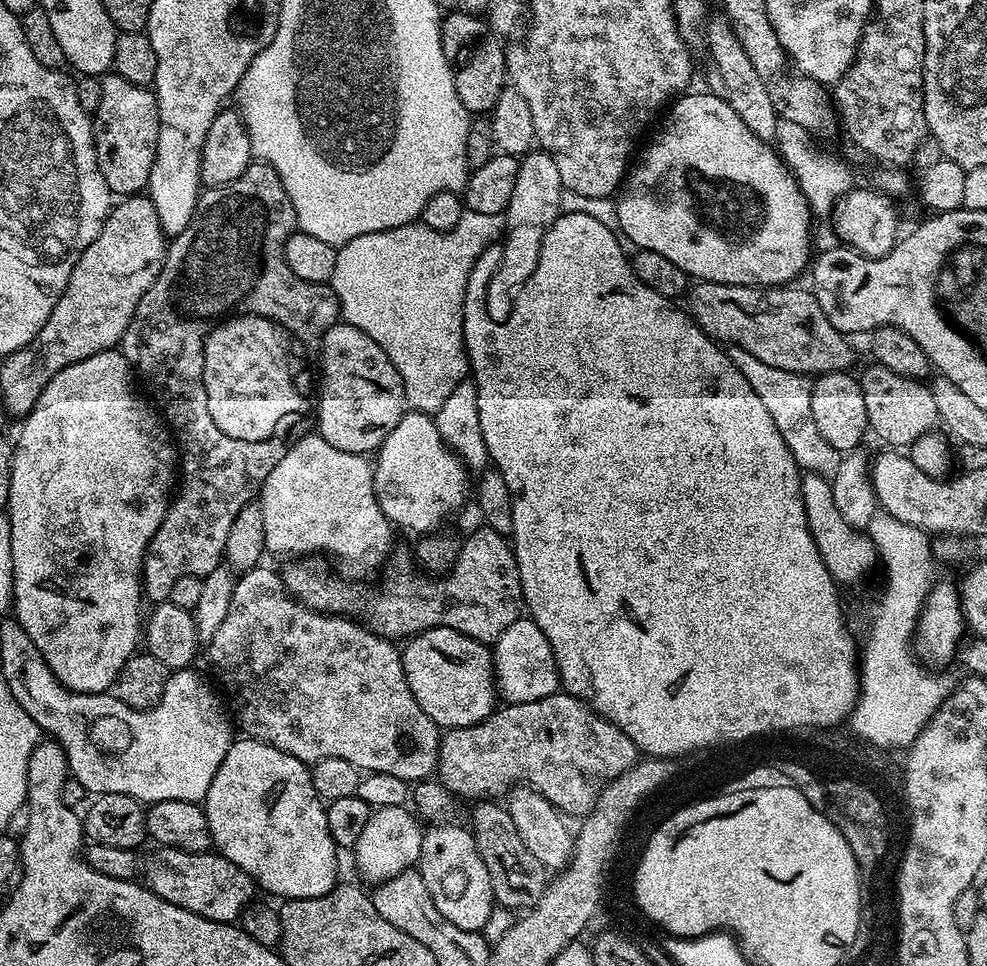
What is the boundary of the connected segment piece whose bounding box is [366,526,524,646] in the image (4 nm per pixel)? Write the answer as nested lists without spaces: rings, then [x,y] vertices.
[[[480,526],[469,540],[461,543],[458,558],[443,578],[415,571],[396,568],[386,573],[380,589],[373,594],[368,604],[366,624],[378,635],[411,638],[417,632],[441,627],[458,630],[492,646],[499,635],[522,616],[524,595],[516,554],[503,532]]]

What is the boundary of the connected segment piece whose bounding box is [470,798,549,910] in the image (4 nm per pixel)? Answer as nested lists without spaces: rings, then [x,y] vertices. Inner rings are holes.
[[[485,798],[473,803],[472,824],[470,831],[476,840],[478,854],[482,854],[482,862],[486,862],[486,874],[490,874],[490,886],[495,903],[509,910],[532,909],[542,897],[543,890],[549,883],[548,874],[542,872],[542,862],[526,850],[526,842],[518,838],[518,829],[514,827],[514,818],[510,818],[507,807],[498,805]]]

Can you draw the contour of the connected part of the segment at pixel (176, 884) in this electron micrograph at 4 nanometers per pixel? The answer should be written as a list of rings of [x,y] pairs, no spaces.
[[[163,846],[155,850],[157,852],[143,865],[143,883],[154,894],[158,894],[158,898],[174,902],[174,906],[182,906],[214,922],[230,924],[245,915],[246,909],[253,903],[252,895],[257,895],[258,889],[254,881],[241,868],[234,866],[234,862],[215,850],[187,852]]]

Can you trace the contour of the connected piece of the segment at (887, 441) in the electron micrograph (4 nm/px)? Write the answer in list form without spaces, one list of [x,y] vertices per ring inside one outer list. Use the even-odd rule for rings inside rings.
[[[872,362],[858,379],[862,390],[862,399],[866,401],[866,418],[871,435],[877,436],[882,445],[896,450],[907,449],[918,438],[929,435],[938,417],[931,398],[931,390],[927,383],[911,380],[902,374],[894,374],[894,370],[886,370],[886,366]]]

